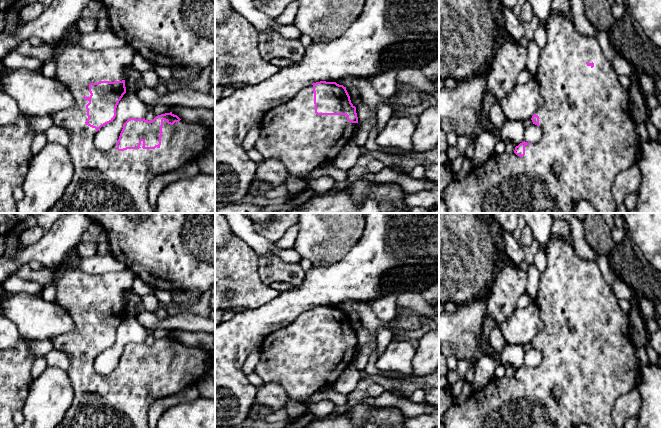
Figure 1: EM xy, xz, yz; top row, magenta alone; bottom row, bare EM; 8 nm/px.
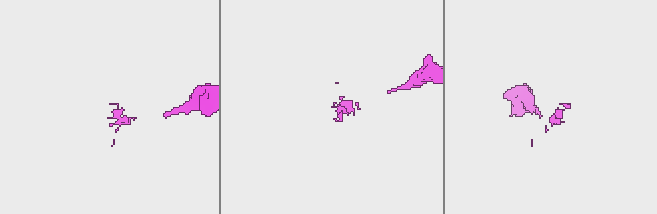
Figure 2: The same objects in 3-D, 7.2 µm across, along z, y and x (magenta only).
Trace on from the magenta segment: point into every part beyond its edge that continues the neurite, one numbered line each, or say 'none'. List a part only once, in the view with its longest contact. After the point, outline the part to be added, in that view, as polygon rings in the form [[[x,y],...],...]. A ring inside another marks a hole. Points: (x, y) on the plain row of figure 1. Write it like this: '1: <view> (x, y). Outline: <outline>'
1: xy (100, 401). Outline: [[[74,247],[58,267],[62,273],[57,272],[59,278],[53,301],[66,309],[75,323],[75,328],[70,332],[49,338],[54,350],[62,351],[71,358],[67,373],[74,391],[73,402],[56,428],[149,428],[148,410],[151,404],[196,384],[203,375],[209,373],[215,355],[201,347],[183,343],[173,349],[163,344],[159,372],[143,373],[141,365],[139,373],[118,375],[115,369],[108,375],[99,374],[94,368],[96,353],[85,348],[89,325],[83,321],[90,321],[90,307],[125,304],[124,293],[132,288],[135,275],[130,269],[106,274],[85,273],[76,266],[78,256],[77,247]]]

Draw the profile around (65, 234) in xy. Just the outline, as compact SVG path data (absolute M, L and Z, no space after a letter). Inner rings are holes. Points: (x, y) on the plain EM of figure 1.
M63 213L37 243L20 246L11 257L0 255L0 283L32 260L54 271L67 254L82 242L81 237L90 225L91 219L86 213Z

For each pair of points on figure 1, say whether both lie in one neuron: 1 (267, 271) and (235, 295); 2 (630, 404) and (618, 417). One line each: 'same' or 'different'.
1: different
2: same

